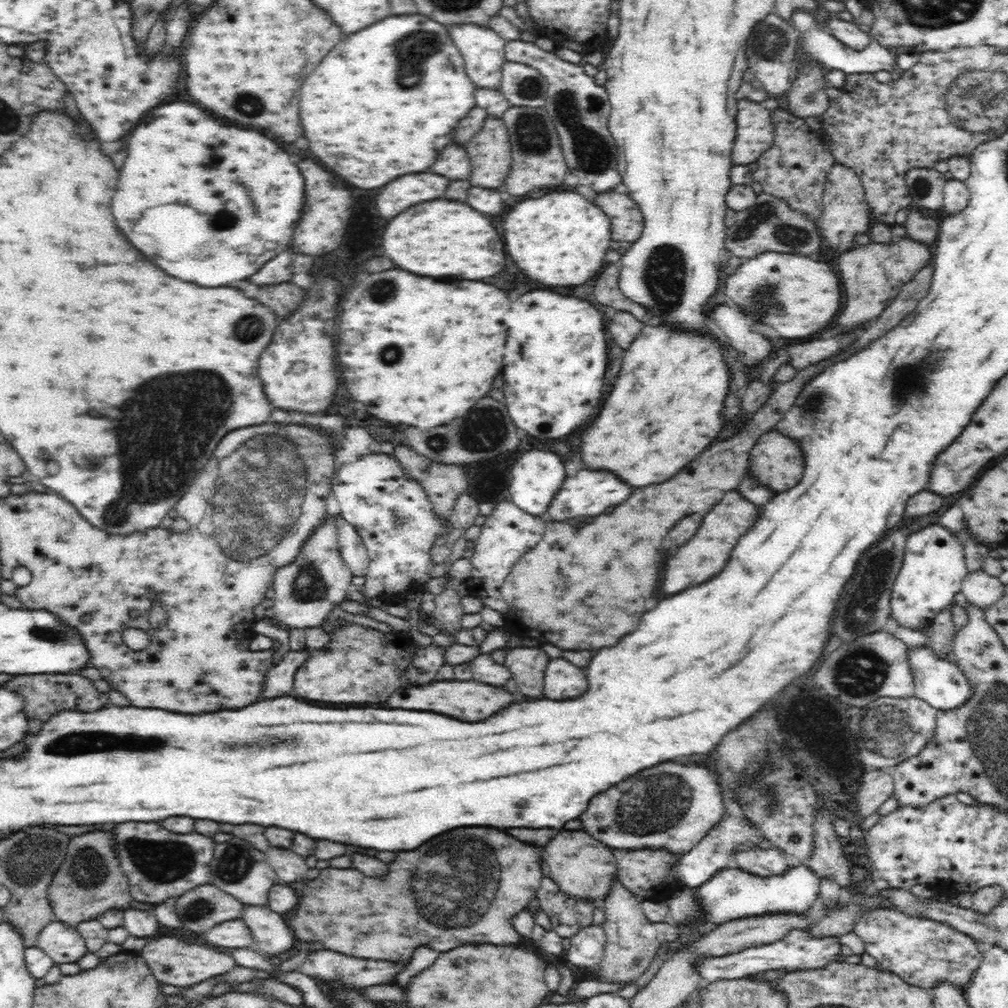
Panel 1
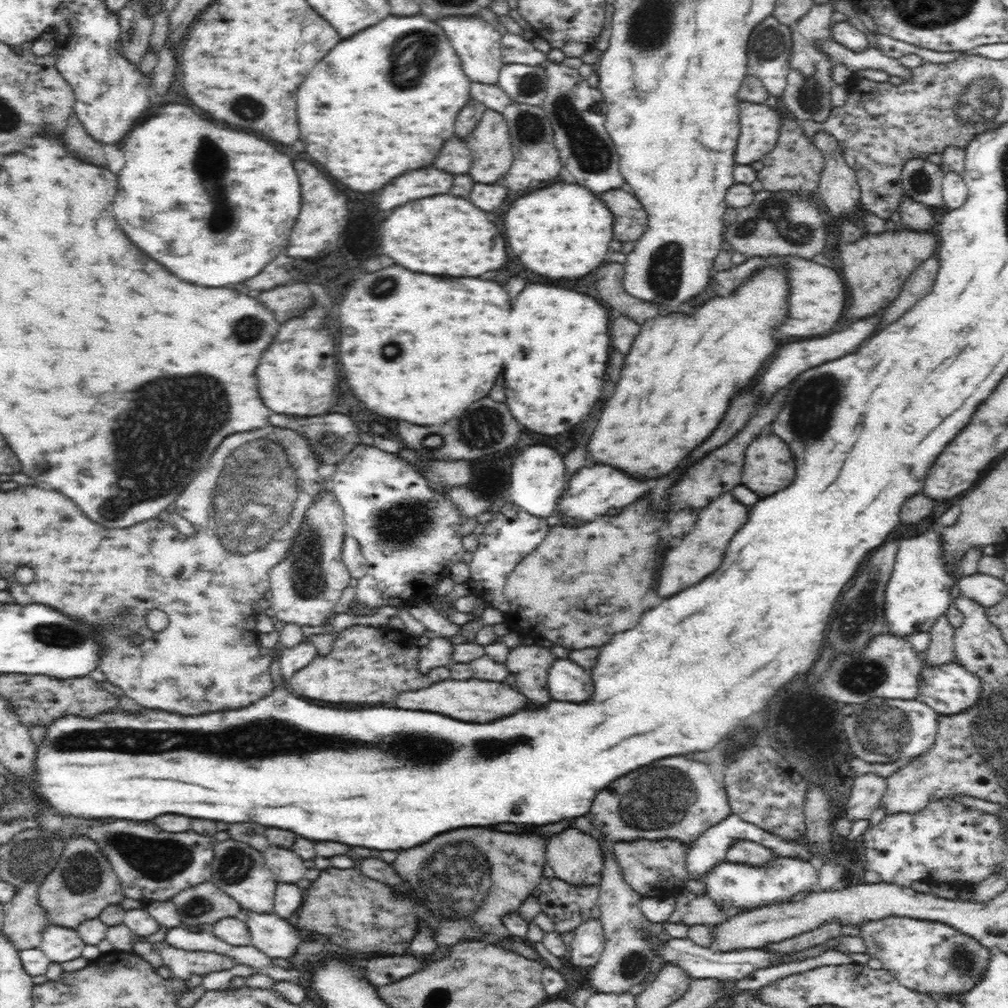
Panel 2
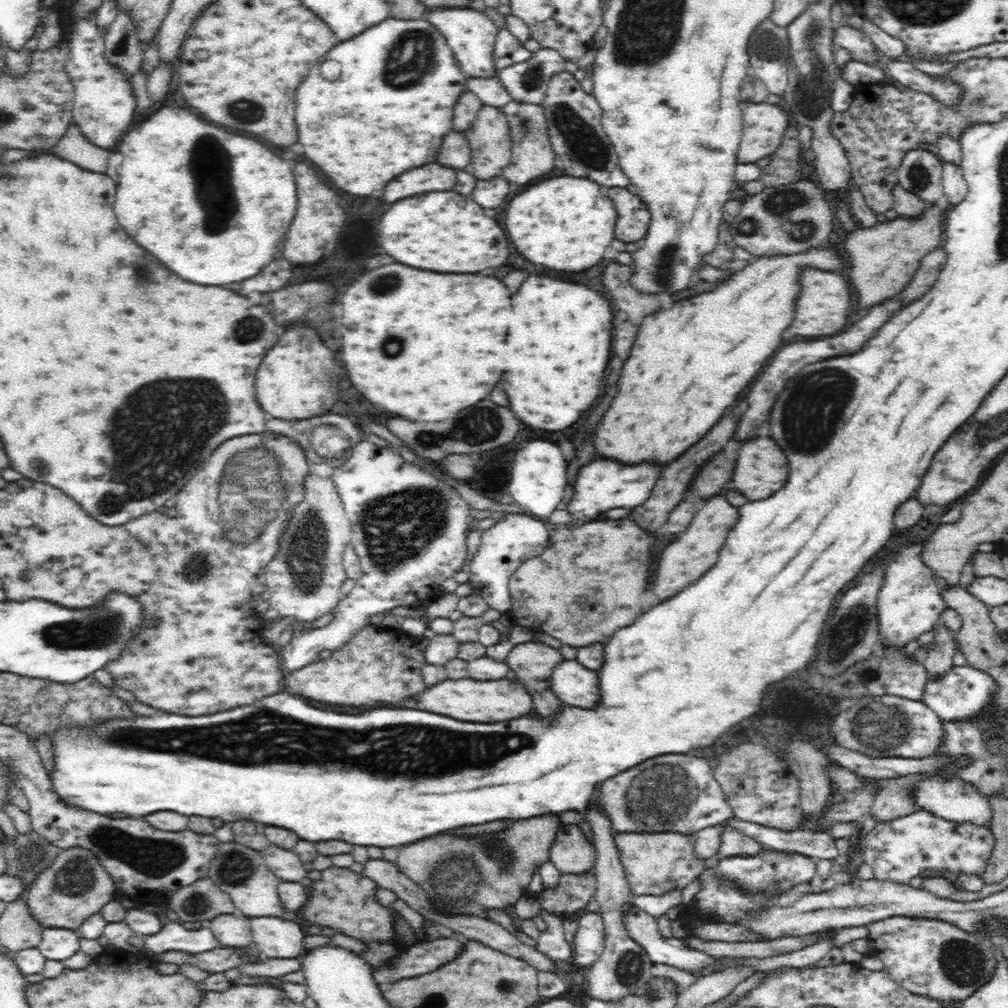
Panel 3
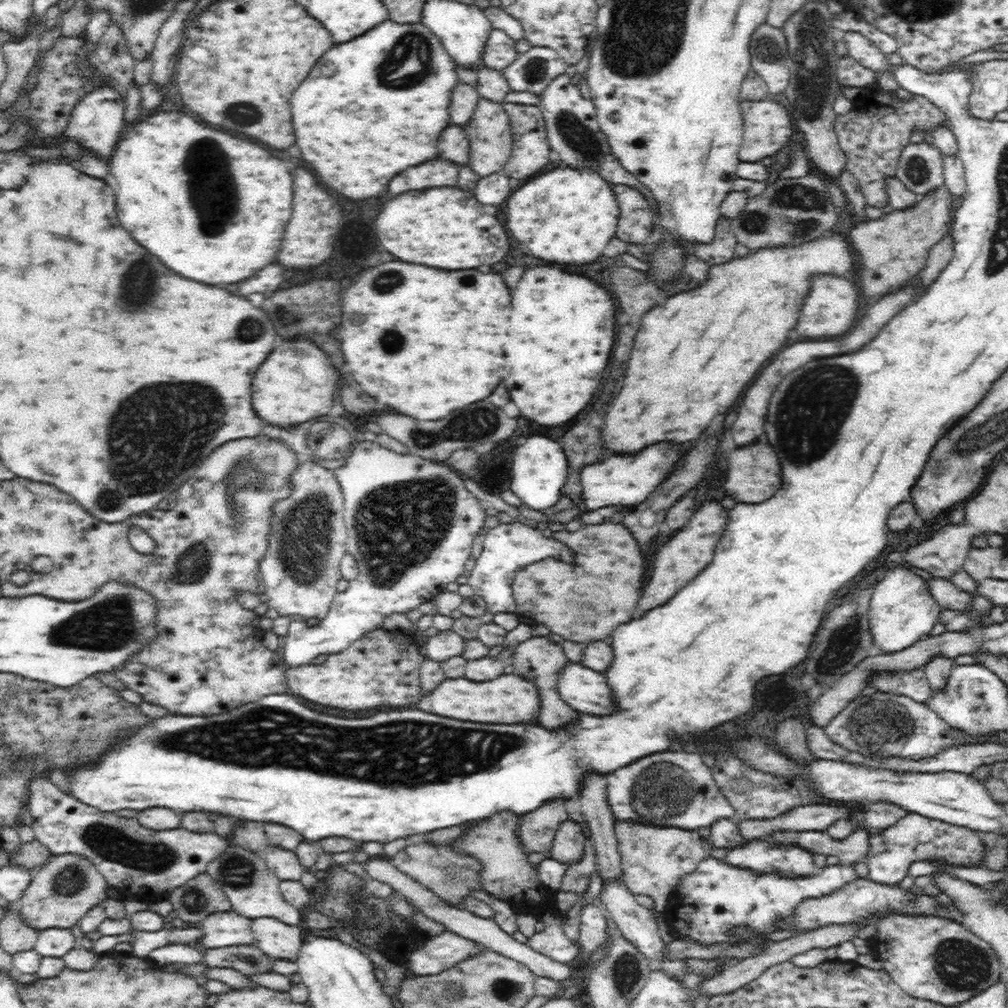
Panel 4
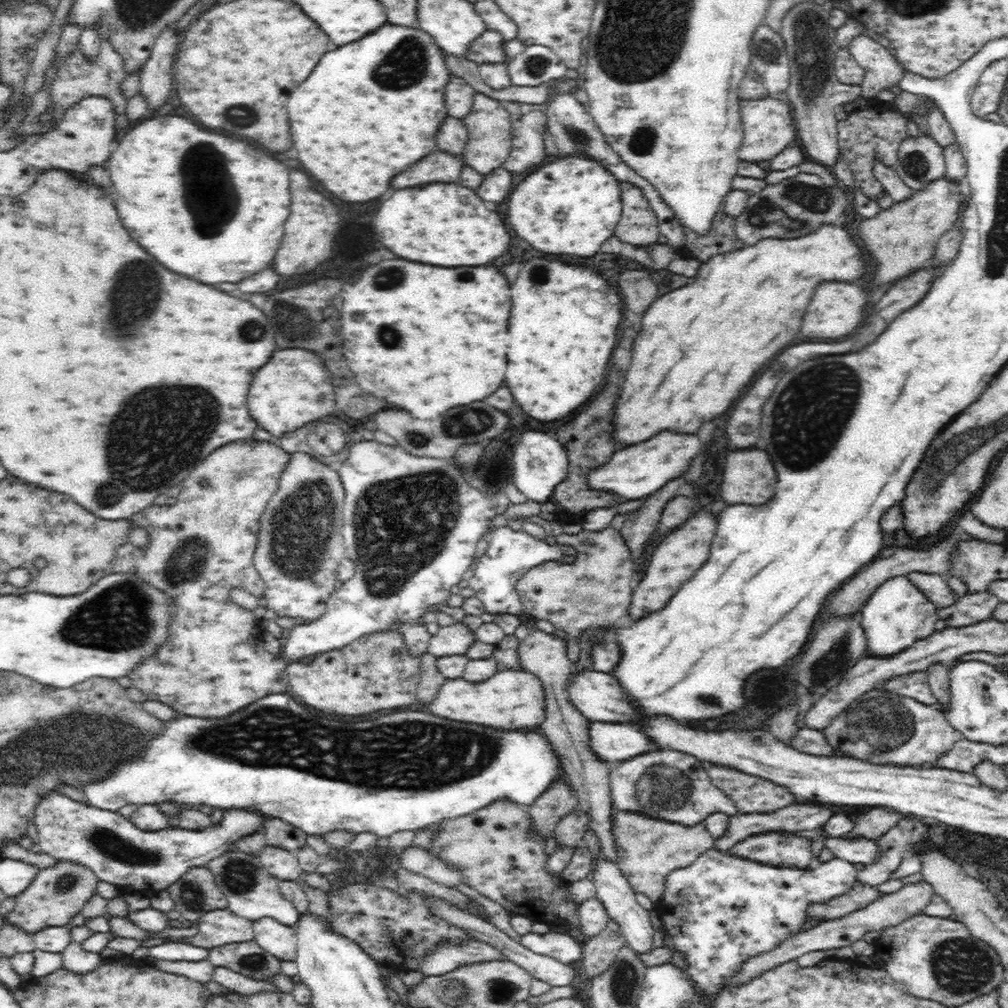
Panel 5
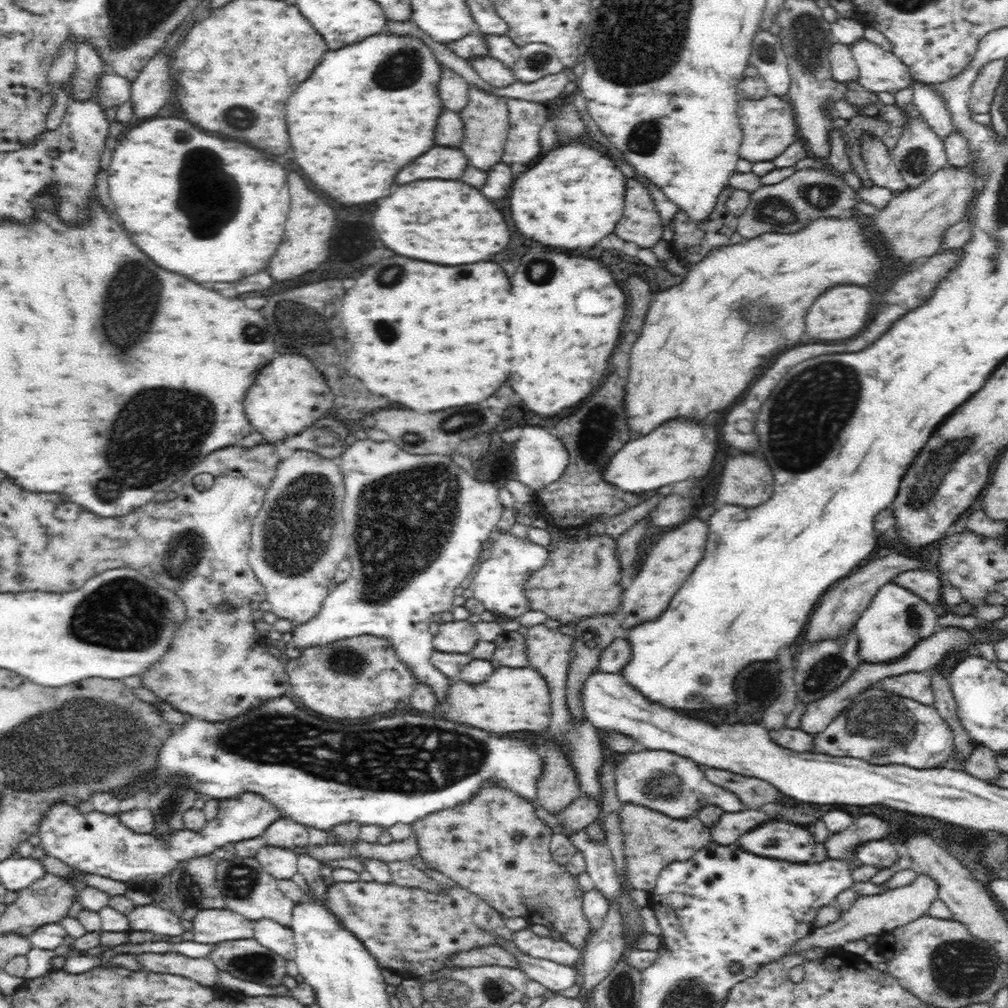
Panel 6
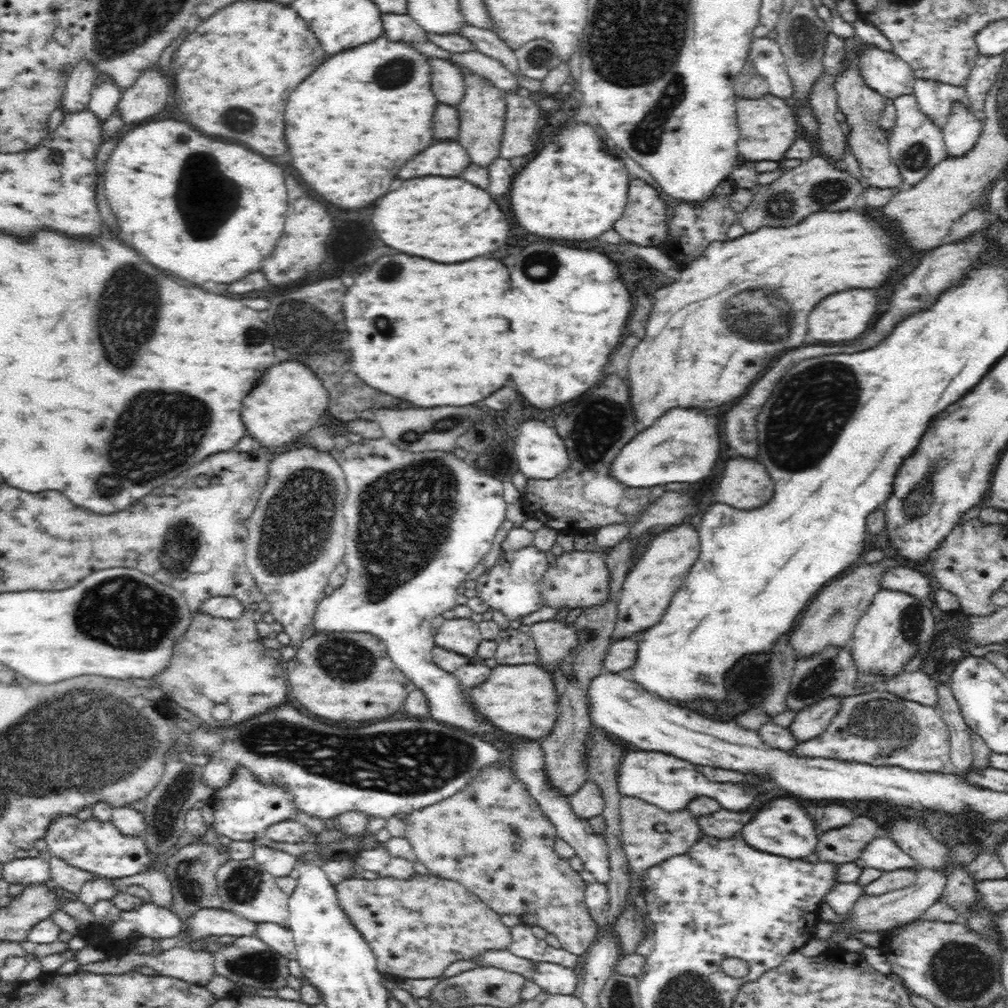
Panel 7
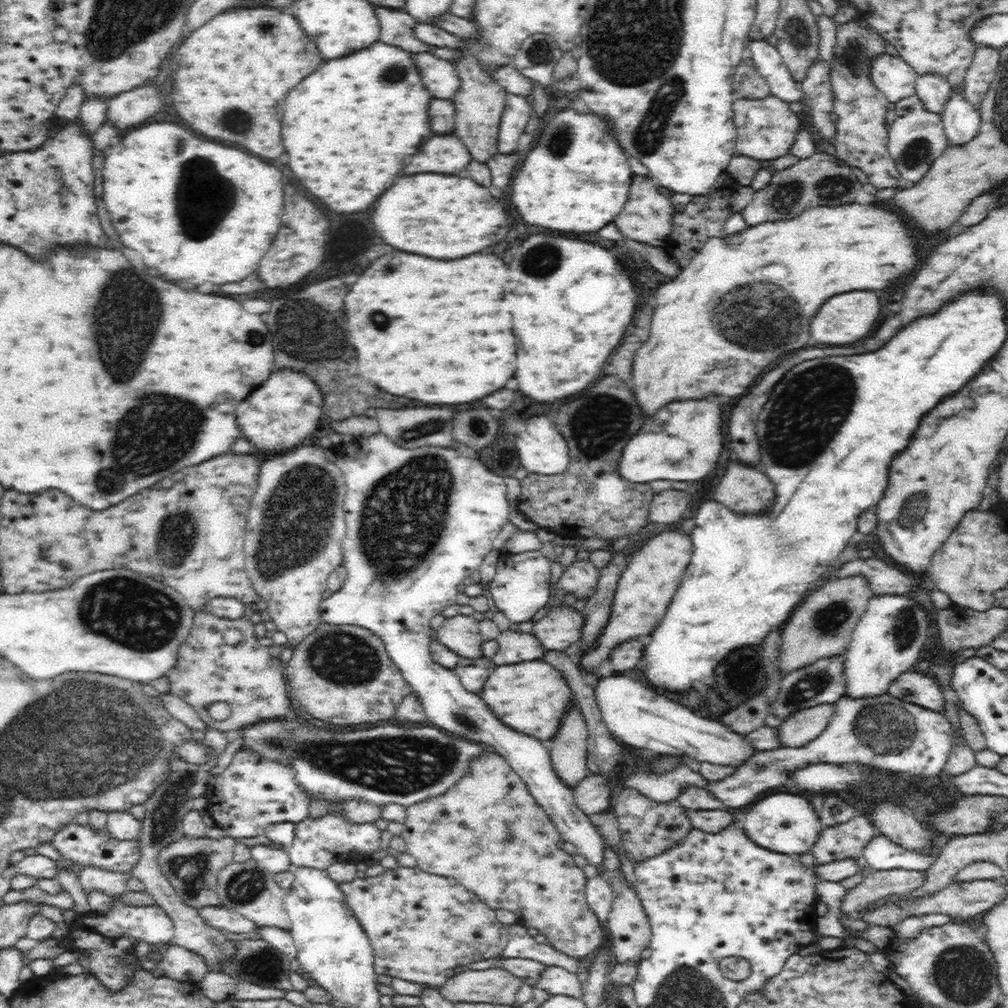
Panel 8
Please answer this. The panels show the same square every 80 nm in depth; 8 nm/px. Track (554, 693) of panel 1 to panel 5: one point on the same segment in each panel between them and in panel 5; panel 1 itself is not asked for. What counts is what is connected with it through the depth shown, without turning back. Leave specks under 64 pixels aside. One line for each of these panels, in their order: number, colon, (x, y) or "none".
2: (568, 682)
3: (576, 685)
4: (586, 690)
5: (596, 695)

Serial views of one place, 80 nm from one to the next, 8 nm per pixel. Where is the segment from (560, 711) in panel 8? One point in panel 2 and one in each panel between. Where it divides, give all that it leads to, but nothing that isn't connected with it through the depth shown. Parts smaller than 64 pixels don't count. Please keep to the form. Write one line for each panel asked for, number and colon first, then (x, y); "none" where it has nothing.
2: (475, 700)
3: (466, 699)
4: (508, 699)
5: (509, 700)
6: (512, 699)
7: (522, 699)

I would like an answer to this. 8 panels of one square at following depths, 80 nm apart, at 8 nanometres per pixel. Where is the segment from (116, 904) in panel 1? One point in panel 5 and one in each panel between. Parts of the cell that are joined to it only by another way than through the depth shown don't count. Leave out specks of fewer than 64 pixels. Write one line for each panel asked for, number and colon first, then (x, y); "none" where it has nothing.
2: (82, 884)
3: (75, 886)
4: (62, 891)
5: (56, 894)

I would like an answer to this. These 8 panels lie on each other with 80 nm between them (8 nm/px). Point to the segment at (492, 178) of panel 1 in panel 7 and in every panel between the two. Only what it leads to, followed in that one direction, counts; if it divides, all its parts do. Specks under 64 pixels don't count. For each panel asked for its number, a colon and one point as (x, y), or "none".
2: (491, 148)
3: (489, 138)
4: (489, 132)
5: (488, 123)
6: (485, 117)
7: (482, 113)

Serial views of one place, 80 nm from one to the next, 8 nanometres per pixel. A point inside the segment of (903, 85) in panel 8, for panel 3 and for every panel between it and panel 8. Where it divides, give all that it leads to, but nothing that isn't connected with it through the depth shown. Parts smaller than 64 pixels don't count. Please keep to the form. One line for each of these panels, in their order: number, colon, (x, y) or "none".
3: (861, 48)
4: (865, 52)
5: (882, 70)
6: (880, 71)
7: (884, 72)

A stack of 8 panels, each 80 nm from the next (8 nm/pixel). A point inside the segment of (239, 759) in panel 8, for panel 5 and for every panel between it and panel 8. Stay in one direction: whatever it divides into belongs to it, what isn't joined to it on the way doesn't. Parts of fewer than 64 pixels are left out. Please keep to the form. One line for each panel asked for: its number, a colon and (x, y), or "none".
5: (118, 852)
6: (97, 843)
7: (243, 809)

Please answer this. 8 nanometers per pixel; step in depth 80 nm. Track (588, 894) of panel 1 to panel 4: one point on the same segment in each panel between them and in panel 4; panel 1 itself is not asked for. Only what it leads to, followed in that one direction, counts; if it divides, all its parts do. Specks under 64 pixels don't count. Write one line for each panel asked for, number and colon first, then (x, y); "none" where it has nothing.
2: (577, 858)
3: (570, 852)
4: (568, 843)

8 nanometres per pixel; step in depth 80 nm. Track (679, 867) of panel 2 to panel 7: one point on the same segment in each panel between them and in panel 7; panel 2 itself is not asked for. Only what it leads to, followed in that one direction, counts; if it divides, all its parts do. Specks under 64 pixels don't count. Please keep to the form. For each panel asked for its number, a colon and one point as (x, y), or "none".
3: (655, 863)
4: (653, 858)
5: (648, 848)
6: (652, 839)
7: (650, 835)

